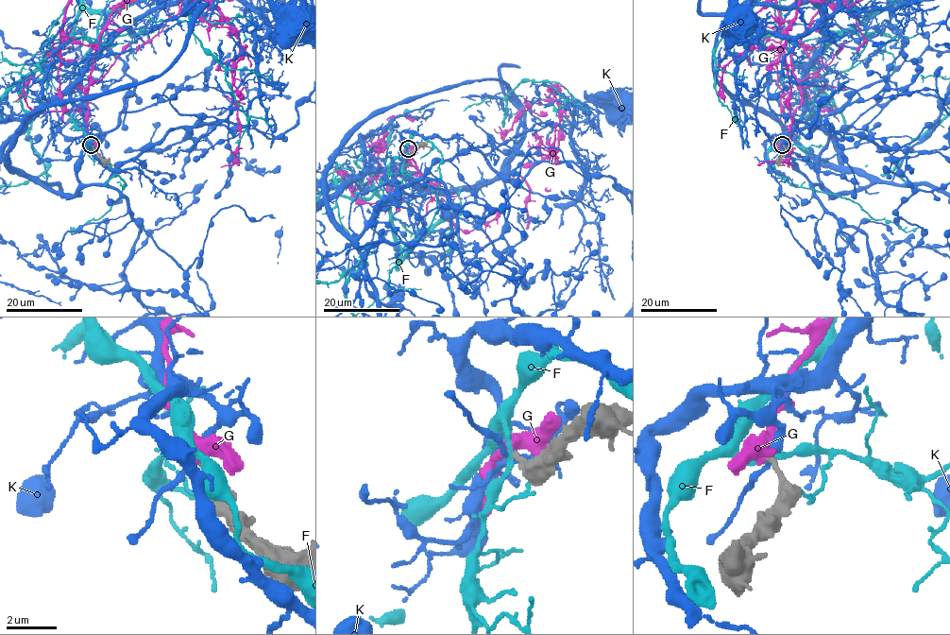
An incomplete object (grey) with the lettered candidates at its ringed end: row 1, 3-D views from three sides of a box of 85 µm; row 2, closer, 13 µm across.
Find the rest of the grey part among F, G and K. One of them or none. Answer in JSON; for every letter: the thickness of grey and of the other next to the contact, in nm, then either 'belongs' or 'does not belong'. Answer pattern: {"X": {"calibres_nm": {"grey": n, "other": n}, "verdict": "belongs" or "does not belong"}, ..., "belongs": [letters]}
{"F": {"calibres_nm": {"grey": 260, "other": 240}, "verdict": "does not belong"}, "G": {"calibres_nm": {"grey": 260, "other": 480}, "verdict": "belongs"}, "K": {"calibres_nm": {"grey": 240, "other": 260}, "verdict": "does not belong"}, "belongs": ["G"]}

